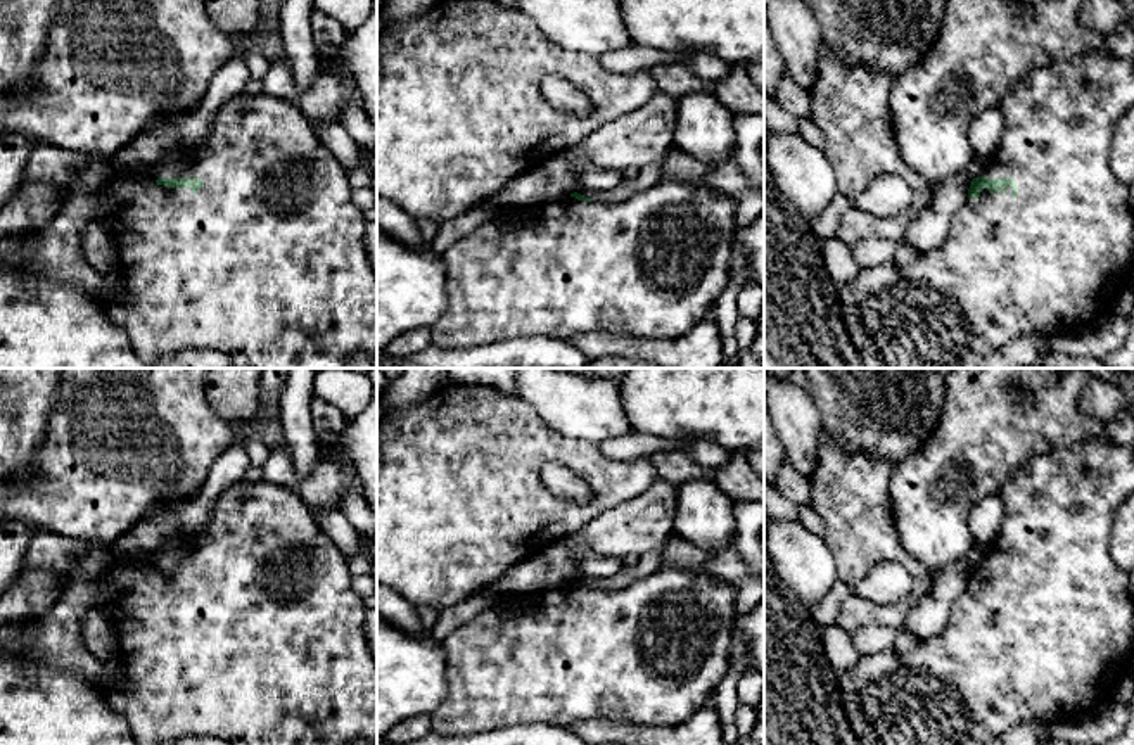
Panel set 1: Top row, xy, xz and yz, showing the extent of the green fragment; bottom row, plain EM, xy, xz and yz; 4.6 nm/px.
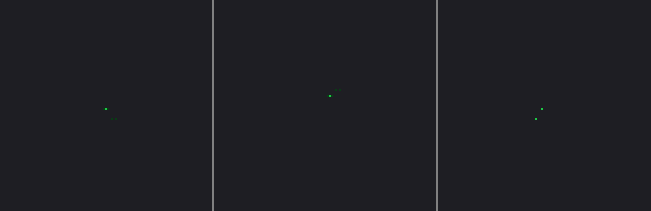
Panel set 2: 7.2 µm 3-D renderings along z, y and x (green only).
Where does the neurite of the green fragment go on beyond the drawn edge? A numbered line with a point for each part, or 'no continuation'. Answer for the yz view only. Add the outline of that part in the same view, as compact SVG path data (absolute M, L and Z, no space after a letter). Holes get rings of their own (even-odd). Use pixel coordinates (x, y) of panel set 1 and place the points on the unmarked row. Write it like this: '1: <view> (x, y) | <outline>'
1: yz (1055, 645) | M1082 441L1067 448L1035 455L1023 463L1003 486L1001 500L1004 515L999 534L985 551L984 565L1013 565L1016 584L1011 584L1011 572L1001 581L987 576L978 586L961 591L949 610L944 629L930 636L914 650L899 653L894 648L876 655L863 655L847 672L838 672L838 690L844 712L861 745L987 745L992 738L1029 721L1080 719L1089 716L1098 705L1112 700L1120 678L1129 671L1127 659L1134 645L1134 598L1129 591L1131 579L1110 555L1110 531L1117 508L1134 493L1134 448L1108 441Z

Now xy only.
1: xy (267, 647) | M239 481L221 491L214 510L199 534L188 534L156 550L112 558L100 581L111 589L111 598L100 612L118 631L118 659L128 672L119 691L104 691L112 710L121 714L140 745L178 745L188 735L213 736L245 745L377 745L377 662L363 633L366 607L351 588L349 558L322 531L304 501L287 487ZM157 565L201 565L204 572L194 581L190 576L168 576Z

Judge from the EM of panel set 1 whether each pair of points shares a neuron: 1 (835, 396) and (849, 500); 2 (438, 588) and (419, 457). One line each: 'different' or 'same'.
1: different
2: same

